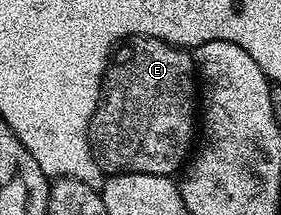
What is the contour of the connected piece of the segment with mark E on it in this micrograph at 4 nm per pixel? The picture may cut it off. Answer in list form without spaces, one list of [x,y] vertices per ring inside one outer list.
[[[151,36],[129,37],[113,53],[104,73],[98,109],[90,119],[90,153],[103,169],[114,174],[131,172],[173,177],[174,172],[183,171],[191,155],[190,139],[193,136],[195,139],[196,69],[193,55],[187,49]]]

